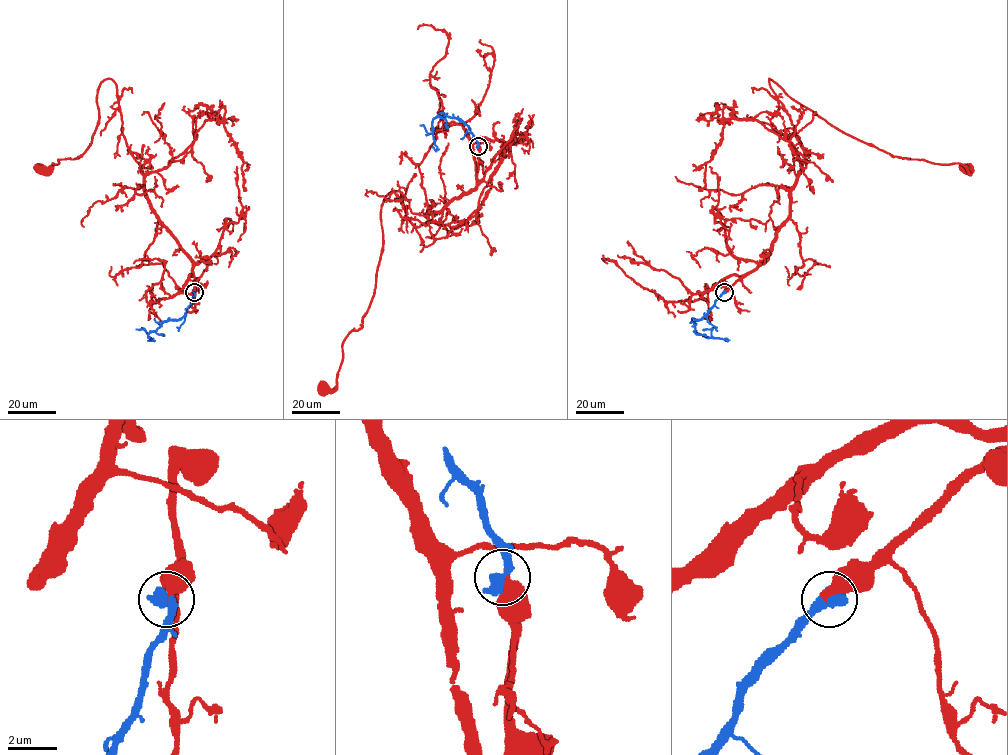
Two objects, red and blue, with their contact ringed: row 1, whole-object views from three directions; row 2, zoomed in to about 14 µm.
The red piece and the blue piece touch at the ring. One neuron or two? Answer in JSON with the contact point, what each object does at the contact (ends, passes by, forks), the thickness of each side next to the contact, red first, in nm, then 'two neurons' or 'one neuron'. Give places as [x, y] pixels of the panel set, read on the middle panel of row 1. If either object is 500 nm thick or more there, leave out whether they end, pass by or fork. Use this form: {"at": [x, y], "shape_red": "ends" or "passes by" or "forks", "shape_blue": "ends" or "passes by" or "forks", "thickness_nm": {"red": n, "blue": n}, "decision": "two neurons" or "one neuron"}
{"at": [478, 146], "thickness_nm": {"red": 440, "blue": 600}, "decision": "one neuron"}

